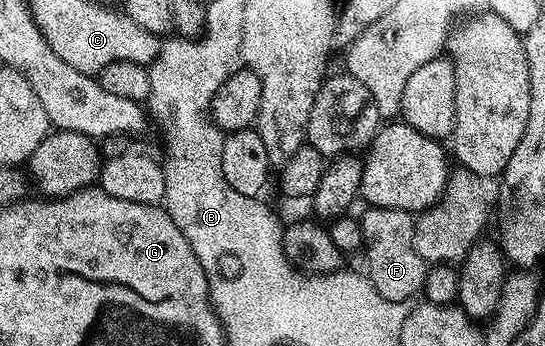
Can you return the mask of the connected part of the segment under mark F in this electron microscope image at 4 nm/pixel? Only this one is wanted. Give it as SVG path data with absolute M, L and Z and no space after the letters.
M365 208L364 217L359 218L364 232L362 253L368 256L366 276L373 287L387 301L407 301L415 298L424 288L426 262L414 251L413 214L401 209Z

